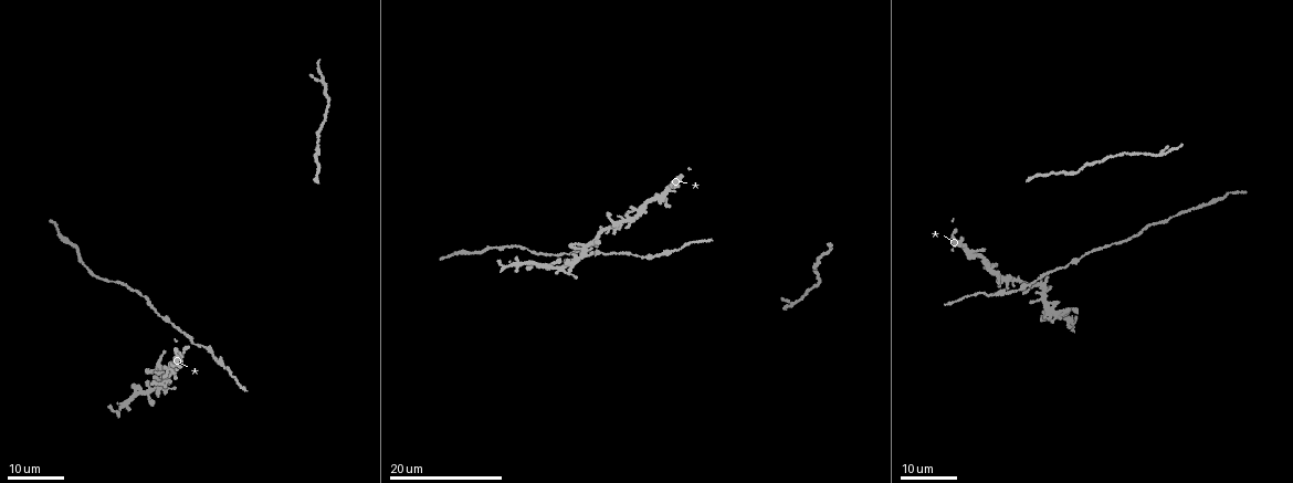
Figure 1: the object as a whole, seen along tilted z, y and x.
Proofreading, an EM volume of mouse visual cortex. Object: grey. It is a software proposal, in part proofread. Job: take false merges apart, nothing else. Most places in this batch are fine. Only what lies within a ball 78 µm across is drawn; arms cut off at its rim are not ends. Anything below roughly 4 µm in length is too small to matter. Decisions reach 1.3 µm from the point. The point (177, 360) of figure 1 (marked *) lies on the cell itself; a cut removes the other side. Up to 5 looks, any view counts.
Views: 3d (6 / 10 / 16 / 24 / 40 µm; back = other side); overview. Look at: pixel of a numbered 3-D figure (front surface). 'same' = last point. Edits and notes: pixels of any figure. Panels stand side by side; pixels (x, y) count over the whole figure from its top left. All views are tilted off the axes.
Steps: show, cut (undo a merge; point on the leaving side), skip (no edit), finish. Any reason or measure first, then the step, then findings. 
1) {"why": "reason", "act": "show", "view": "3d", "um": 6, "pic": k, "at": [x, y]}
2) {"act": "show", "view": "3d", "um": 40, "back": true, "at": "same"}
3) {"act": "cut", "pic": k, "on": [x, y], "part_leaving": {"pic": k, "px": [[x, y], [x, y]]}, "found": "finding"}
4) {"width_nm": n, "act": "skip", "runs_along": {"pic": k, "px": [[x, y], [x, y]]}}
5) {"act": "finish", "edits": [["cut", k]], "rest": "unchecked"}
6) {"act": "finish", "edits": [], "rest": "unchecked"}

{"why": "sudden change in width", "act": "show", "view": "3d", "um": 16, "pic": 1, "at": [1104, 249]}

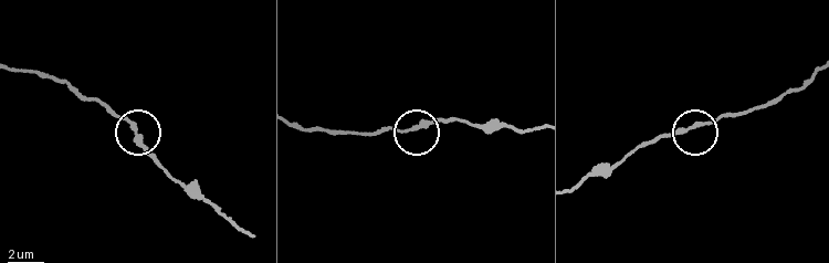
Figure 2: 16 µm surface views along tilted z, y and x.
{"why": "zoom in", "act": "show", "view": "3d", "um": 10, "pic": 2, "at": [698, 124]}

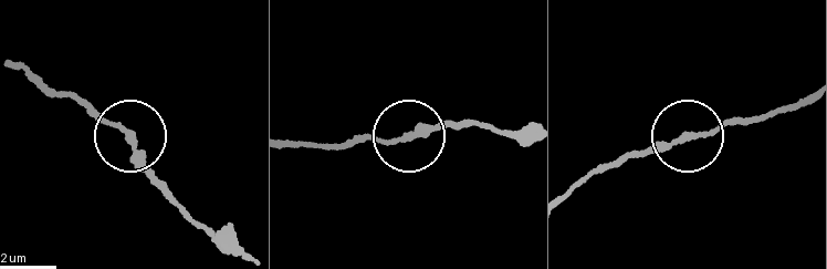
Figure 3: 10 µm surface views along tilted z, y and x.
{"act": "skip", "found": "all the same cell"}

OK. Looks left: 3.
{"why": "looks like a crossing", "act": "show", "view": "3d", "um": 24, "pic": 1, "at": [1043, 284]}

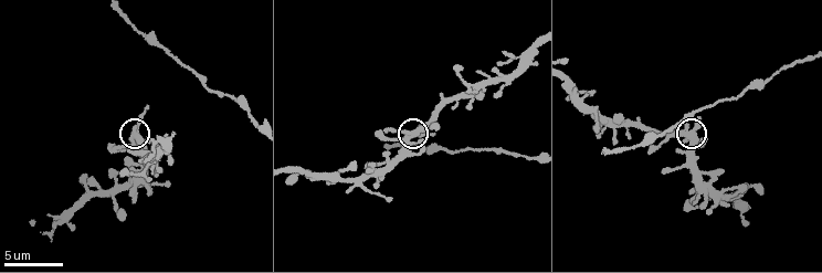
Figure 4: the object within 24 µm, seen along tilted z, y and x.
{"why": "closer look", "act": "show", "view": "3d", "um": 10, "pic": 4, "at": [413, 135]}

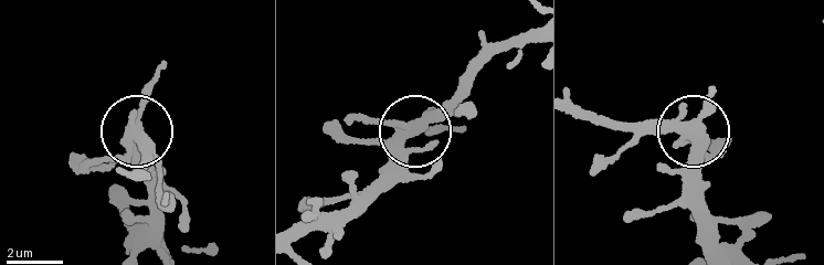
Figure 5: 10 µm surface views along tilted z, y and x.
{"arms": 4, "act": "skip", "runs_along": {"pic": 5, "px": [[530, 33], [483, 66], [460, 99], [418, 129], [383, 170]]}, "found": "all the same cell"}

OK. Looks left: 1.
{"why": "calibre changes", "act": "show", "view": "3d", "um": 6, "pic": 4, "at": [615, 151]}

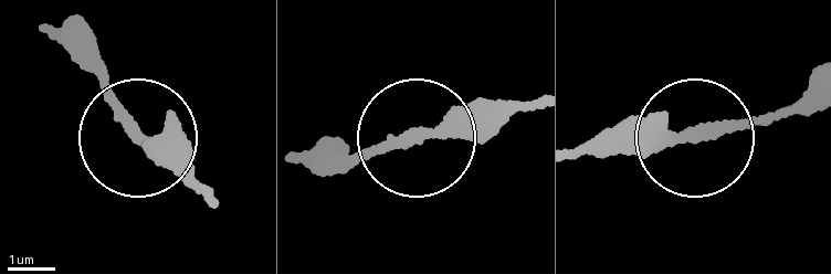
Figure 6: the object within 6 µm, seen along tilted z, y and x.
{"act": "skip", "found": "all the same cell"}

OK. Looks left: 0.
{"act": "finish", "edits": [], "rest": "unchecked"}

